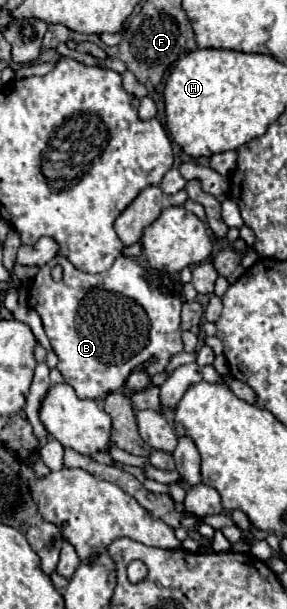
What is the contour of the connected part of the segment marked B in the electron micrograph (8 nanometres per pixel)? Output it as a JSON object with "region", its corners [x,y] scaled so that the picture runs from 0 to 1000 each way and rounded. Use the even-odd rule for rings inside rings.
{"region":[[[202,419],[167,435],[146,435],[132,442],[132,452],[118,455],[118,465],[105,471],[98,498],[146,521],[153,544],[167,547],[181,573],[209,593],[202,609],[279,655],[369,655],[376,645],[432,635],[460,609],[516,609],[516,616],[530,619],[544,612],[564,612],[606,583],[641,580],[627,540],[627,491],[571,484],[551,475],[523,471],[523,465],[502,458],[495,438],[467,425],[432,419],[418,419],[376,445],[328,452],[272,445],[265,438],[251,438],[251,432],[237,432],[237,425]],[[195,435],[223,438],[216,461],[181,458],[181,438]]]}

